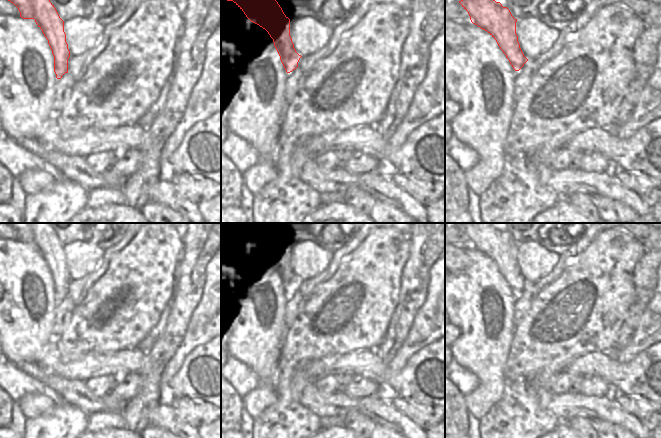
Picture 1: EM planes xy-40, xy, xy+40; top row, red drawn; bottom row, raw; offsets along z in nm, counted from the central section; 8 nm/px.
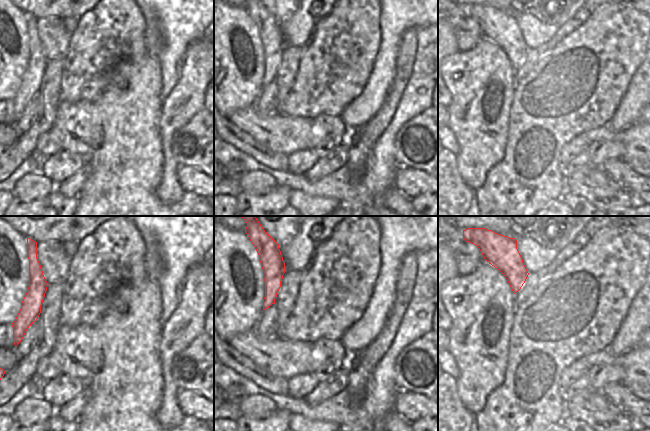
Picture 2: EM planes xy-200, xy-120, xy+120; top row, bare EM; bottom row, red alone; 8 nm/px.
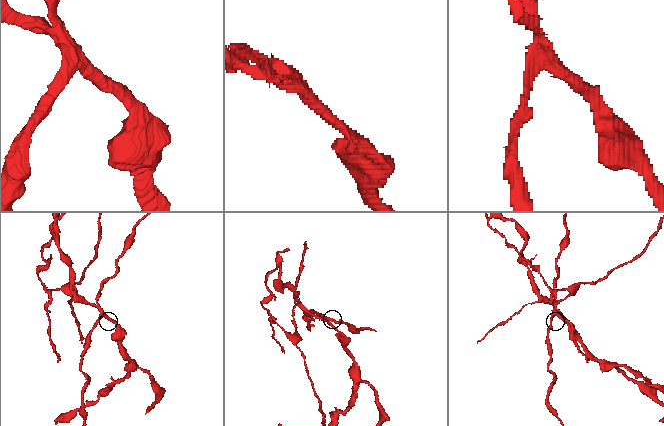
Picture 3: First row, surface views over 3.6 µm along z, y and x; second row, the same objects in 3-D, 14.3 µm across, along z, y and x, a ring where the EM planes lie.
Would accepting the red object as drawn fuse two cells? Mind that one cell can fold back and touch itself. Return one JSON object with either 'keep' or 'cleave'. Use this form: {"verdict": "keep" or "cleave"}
{"verdict": "cleave"}

